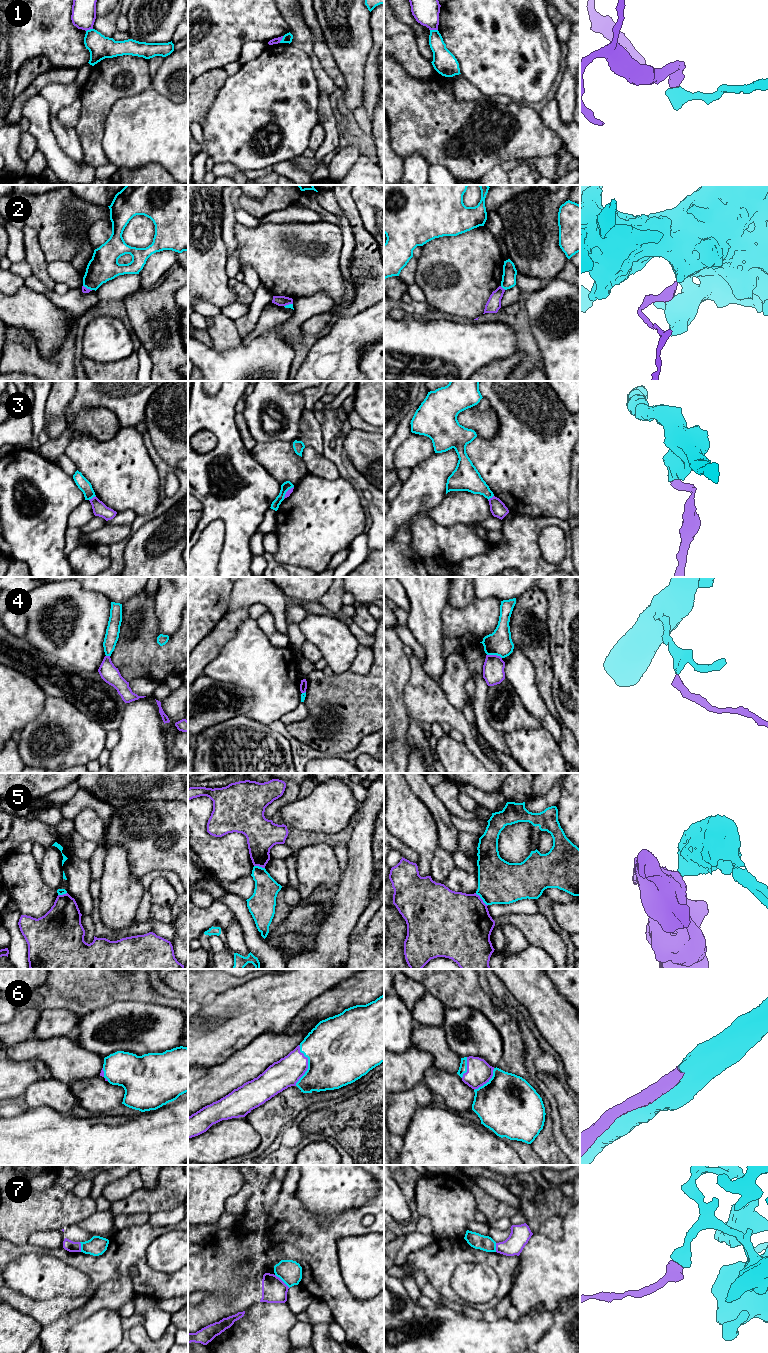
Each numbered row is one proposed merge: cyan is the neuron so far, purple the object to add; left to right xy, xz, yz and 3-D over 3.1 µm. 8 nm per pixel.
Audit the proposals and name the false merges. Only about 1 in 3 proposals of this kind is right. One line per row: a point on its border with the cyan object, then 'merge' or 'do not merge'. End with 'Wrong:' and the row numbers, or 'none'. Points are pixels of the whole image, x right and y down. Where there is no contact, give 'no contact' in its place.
1: yz (434, 30) | do not merge
2: yz (503, 288) | do not merge
3: xy (92, 497) | do not merge
4: yz (494, 654) | do not merge
5: yz (481, 898) | do not merge
6: xz (308, 1065) | merge
7: xz (282, 1280) | do not merge
Wrong: 1, 2, 3, 4, 5, 7

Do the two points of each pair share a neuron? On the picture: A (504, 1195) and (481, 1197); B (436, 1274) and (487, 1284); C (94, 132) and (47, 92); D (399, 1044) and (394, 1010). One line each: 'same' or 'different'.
A: different
B: different
C: different
D: same

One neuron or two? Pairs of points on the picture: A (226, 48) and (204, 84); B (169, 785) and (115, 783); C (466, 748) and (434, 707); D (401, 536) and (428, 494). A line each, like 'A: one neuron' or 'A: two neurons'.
A: two neurons
B: one neuron
C: one neuron
D: two neurons

